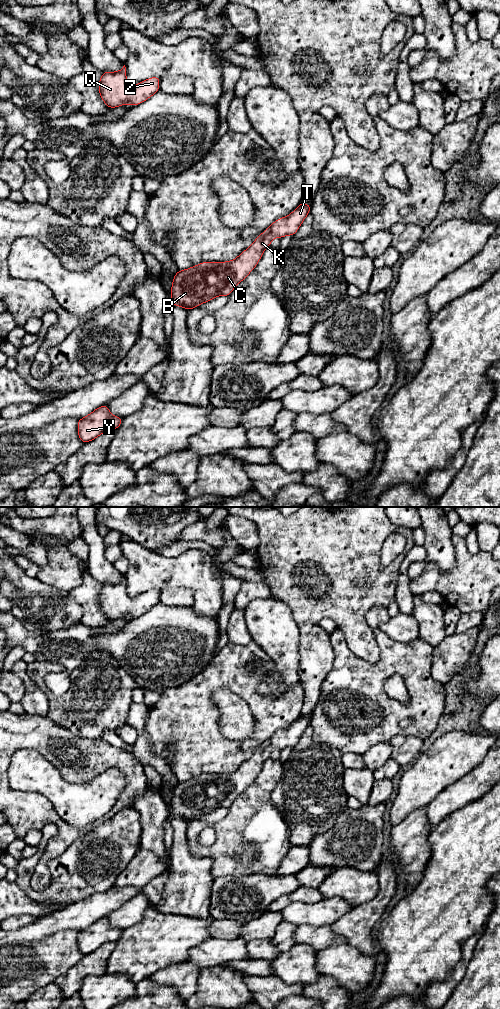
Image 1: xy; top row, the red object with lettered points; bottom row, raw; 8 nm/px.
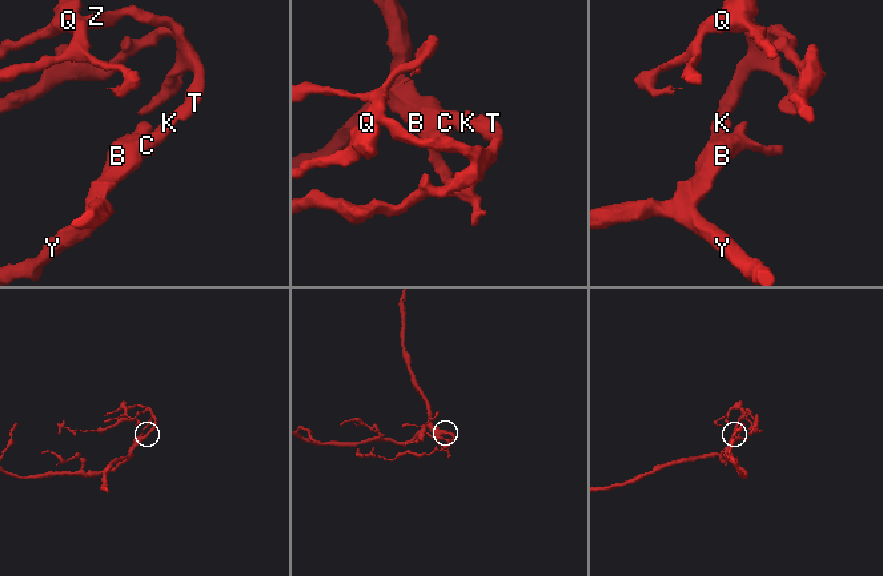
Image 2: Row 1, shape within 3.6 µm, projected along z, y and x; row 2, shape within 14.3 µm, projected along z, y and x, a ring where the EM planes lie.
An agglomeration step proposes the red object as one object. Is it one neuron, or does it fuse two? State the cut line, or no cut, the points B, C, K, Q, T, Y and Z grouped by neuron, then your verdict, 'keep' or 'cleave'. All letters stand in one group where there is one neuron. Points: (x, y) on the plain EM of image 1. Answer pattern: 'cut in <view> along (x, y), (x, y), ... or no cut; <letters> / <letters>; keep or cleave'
no cut; B C K Q T Y Z; keep

